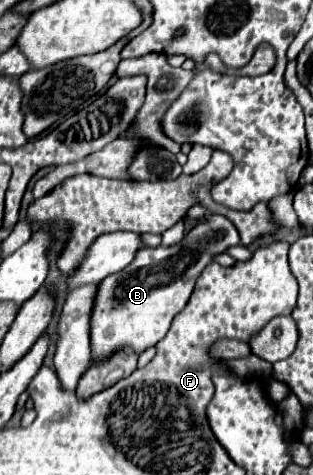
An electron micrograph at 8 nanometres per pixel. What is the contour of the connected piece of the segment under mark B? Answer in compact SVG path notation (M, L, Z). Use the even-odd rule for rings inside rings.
M210 215L176 247L144 247L136 253L134 261L124 267L124 271L102 279L94 297L94 311L90 313L92 361L104 361L126 347L134 353L154 347L168 333L174 315L188 303L200 271L216 253L222 253L230 245L238 243L240 235L234 223L222 215Z

